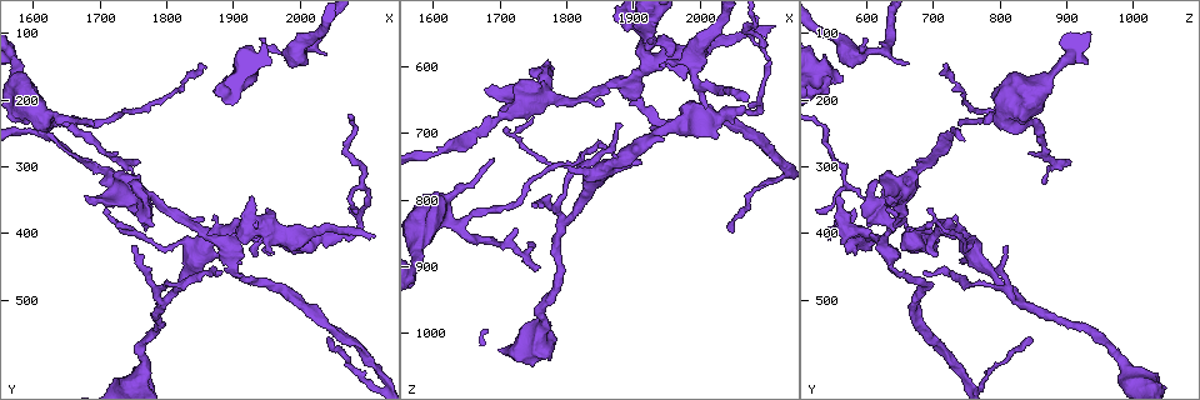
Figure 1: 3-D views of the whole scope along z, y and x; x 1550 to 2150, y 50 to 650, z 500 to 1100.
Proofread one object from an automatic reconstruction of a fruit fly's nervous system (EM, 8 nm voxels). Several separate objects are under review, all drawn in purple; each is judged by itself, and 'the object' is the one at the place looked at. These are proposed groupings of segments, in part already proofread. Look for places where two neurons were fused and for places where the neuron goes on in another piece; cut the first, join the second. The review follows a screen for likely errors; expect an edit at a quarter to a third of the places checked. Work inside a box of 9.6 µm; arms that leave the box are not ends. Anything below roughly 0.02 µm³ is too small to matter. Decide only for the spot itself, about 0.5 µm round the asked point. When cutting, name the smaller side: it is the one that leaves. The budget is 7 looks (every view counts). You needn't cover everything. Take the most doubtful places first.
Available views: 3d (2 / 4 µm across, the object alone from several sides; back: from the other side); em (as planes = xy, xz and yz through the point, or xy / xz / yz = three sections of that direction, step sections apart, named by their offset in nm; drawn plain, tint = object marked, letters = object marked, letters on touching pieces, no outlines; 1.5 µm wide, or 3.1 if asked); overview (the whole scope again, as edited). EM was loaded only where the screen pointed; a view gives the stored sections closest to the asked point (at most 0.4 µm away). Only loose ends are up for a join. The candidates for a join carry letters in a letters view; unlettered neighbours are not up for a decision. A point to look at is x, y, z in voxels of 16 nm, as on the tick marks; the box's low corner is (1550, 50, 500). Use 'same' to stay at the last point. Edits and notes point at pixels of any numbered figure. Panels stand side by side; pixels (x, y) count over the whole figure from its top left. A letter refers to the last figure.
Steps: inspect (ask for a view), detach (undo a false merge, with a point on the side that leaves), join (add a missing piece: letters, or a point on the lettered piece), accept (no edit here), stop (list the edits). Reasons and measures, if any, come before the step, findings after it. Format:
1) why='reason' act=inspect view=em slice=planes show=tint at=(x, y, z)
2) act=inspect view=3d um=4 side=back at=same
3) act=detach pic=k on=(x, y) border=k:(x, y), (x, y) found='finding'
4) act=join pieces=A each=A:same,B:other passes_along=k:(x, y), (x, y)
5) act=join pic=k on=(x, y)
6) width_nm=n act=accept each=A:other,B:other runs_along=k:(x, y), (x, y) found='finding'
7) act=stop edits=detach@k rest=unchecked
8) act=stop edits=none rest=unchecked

why='an open end' act=inspect view=3d um=2 at=(1910, 170, 565)

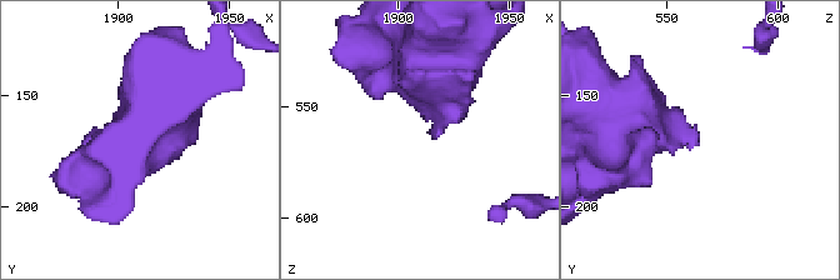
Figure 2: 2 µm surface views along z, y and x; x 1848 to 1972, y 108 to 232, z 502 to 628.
act=inspect view=em slice=xy step=8 show=letters at=(1915, 170, 564)

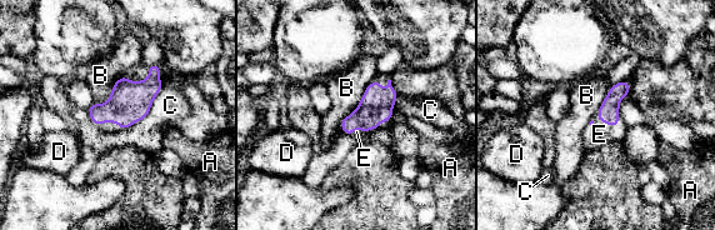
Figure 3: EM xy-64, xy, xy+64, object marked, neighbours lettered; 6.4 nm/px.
act=inspect view=em slice=planes show=letters at=same

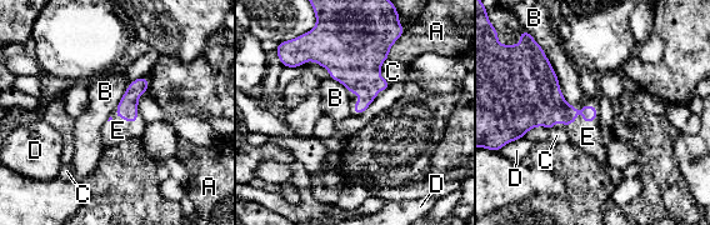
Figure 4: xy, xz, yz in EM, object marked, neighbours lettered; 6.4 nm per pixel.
act=join pieces=E each=A:other,B:other,C:other,D:other,E:same passes_along=4:(128, 108), (126, 120), (118, 130) found='it goes on there'

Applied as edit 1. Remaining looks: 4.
why='sharp bend' act=inspect view=3d um=2 side=back at=(2090, 395, 665)

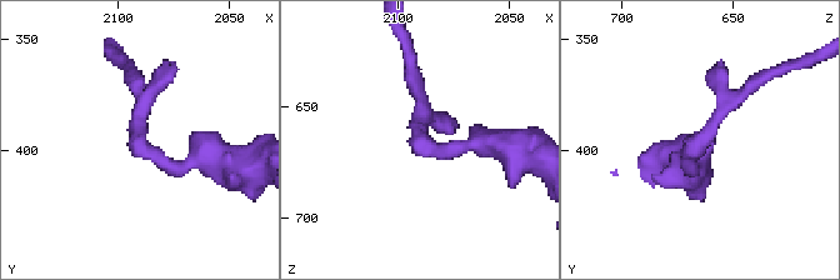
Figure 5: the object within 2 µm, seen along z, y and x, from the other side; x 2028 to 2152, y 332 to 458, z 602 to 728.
why='need the tissue' act=inspect view=em slice=planes show=letters at=(2092, 396, 666)

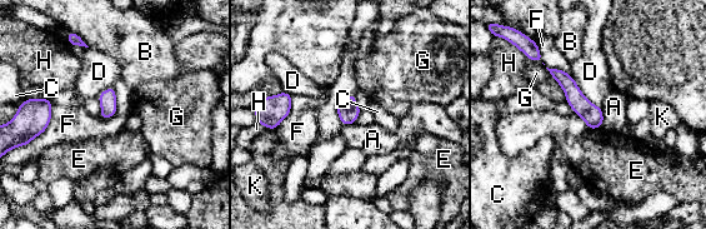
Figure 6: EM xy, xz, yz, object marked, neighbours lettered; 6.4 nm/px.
act=accept each=A:other,B:other,C:other,D:other,E:other,F:other,G:other,H:other,K:other found='continuous, no second neuron'

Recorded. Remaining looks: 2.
why='an open end' act=inspect view=em slice=planes show=letters at=(2110, 405, 540)

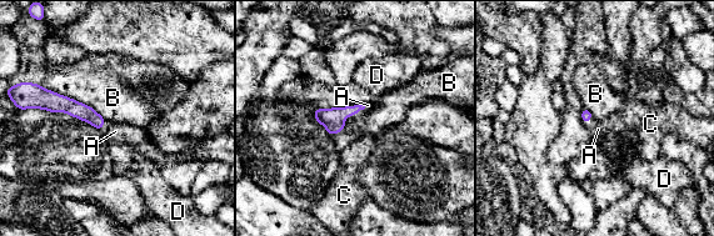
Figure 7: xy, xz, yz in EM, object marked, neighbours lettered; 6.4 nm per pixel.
act=join pieces=A each=A:same,B:other,C:other,D:other passes_along=7:(333, 120), (354, 115), (368, 105) found='it goes on there'

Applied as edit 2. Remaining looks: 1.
act=stop edits=join@4,join@7 rest=unchecked

